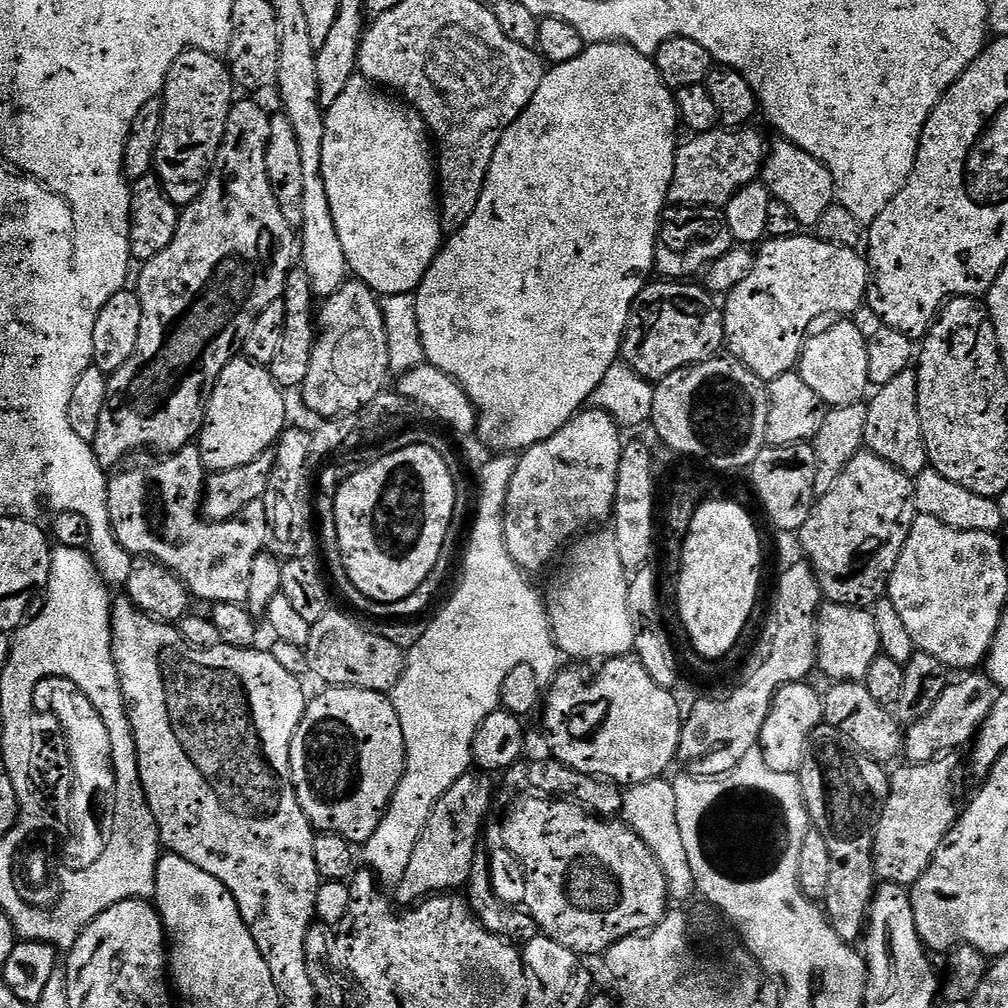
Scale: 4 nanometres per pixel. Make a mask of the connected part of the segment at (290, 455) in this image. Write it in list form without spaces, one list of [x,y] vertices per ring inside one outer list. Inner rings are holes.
[[[293,426],[285,427],[284,433],[280,435],[279,440],[276,441],[274,445],[274,451],[276,453],[276,461],[274,462],[274,470],[270,474],[270,486],[266,490],[264,499],[262,503],[266,506],[266,514],[268,515],[268,526],[271,532],[271,535],[274,537],[275,543],[276,540],[280,543],[280,548],[285,553],[283,554],[289,560],[297,560],[298,558],[312,558],[317,554],[316,552],[316,528],[312,525],[312,484],[314,488],[314,480],[308,477],[308,467],[310,467],[310,446],[312,445],[312,432],[306,430],[303,432],[300,428],[292,428]]]

